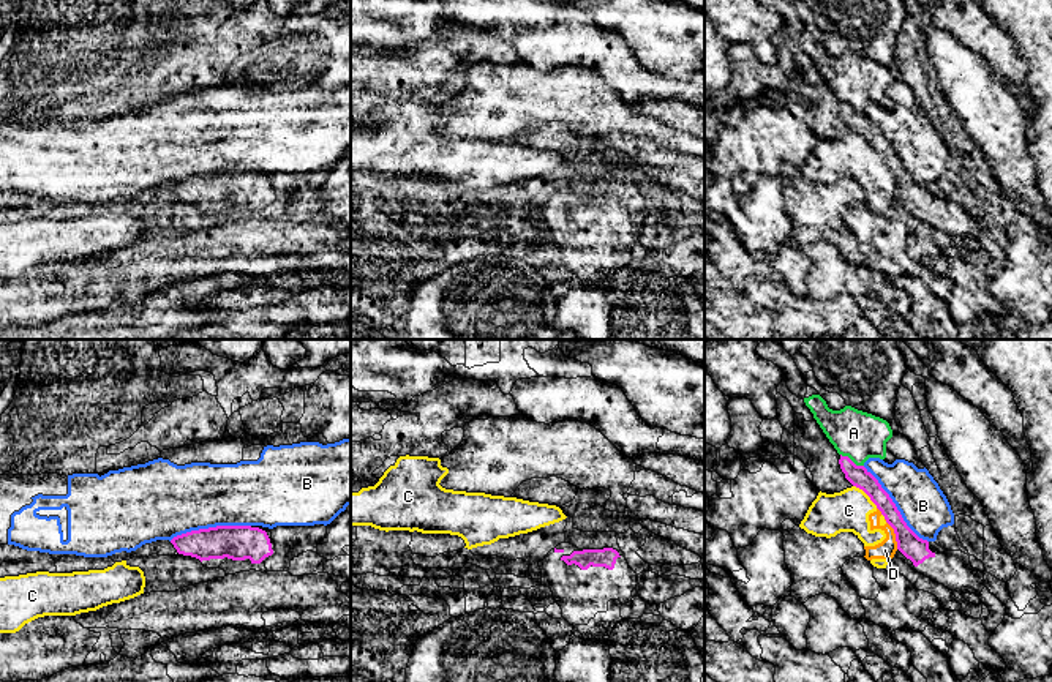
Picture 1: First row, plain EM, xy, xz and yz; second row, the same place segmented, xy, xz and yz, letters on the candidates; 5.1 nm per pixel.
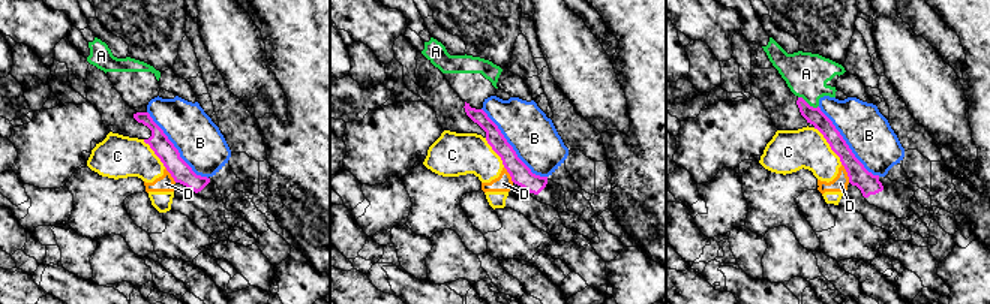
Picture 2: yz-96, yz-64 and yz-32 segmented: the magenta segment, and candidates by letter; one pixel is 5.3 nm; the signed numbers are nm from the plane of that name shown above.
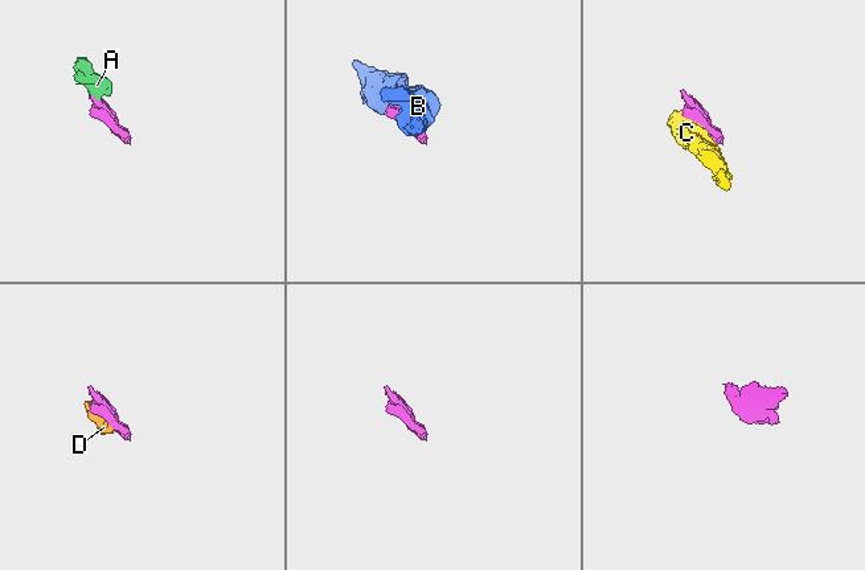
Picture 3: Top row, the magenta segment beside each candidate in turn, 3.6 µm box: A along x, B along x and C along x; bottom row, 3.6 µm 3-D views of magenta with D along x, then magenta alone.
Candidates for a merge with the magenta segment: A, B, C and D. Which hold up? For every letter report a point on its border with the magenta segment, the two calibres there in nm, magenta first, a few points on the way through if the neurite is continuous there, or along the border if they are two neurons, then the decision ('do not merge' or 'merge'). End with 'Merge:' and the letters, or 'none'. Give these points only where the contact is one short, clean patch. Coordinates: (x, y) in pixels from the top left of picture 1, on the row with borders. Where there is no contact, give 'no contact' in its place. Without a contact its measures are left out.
A: meets magenta in yz at (850, 460); 110 nm thick on the magenta side, 240 nm on the other; border along yz (841, 453), (863, 466); do not merge
B: meets magenta in yz at (894, 505); 120 nm thick on the magenta side, 240 nm on the other; do not merge
C: meets magenta in yz at (866, 493); 110 nm thick on the magenta side, 220 nm on the other; do not merge
D: meets magenta in yz at (894, 532); 120 nm thick on the magenta side, 90 nm on the other; do not merge
Merge: none

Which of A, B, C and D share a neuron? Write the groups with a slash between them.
A / B / C D

